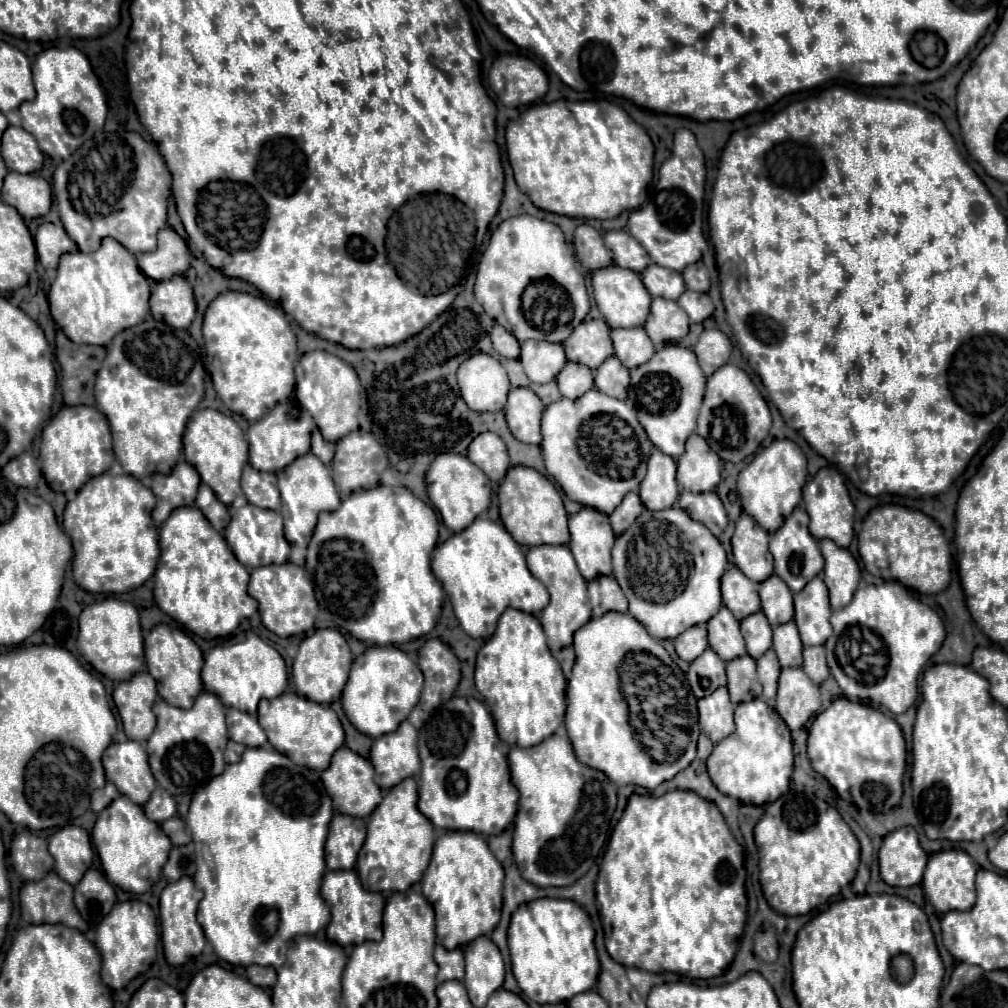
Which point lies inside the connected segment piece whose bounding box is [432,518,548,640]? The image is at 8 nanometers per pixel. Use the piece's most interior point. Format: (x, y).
(483, 571)

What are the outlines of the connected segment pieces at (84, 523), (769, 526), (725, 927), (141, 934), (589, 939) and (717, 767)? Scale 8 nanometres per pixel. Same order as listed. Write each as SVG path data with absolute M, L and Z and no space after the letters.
M100 474L78 490L78 496L66 504L62 526L74 546L72 572L80 588L88 592L128 592L154 574L160 556L158 532L150 518L154 506L152 490L128 474Z
M774 440L770 446L762 448L738 476L742 510L752 514L752 518L756 518L766 532L778 530L784 518L788 518L788 514L792 514L792 510L798 506L806 476L806 458L802 450L792 440Z
M672 790L672 792L666 792L662 796L632 794L628 798L628 806L626 806L620 822L616 824L616 828L610 836L608 850L604 854L604 862L602 862L602 868L600 868L600 874L596 880L596 900L601 923L604 926L604 942L606 942L608 954L624 966L642 968L648 972L671 972L680 976L690 976L690 978L702 978L702 980L720 976L730 966L730 962L738 950L740 936L744 932L746 908L748 908L746 892L744 892L744 880L746 880L746 870L742 864L742 846L732 836L728 824L724 822L722 814L714 802L700 798L692 790Z
M140 900L118 902L110 914L100 922L96 930L96 948L102 956L102 978L112 990L122 990L132 978L146 972L146 968L156 960L156 948L160 944L158 920L152 908Z
M538 898L520 904L508 926L508 948L518 986L538 1004L568 1002L596 984L600 962L594 948L594 928L588 914L572 900Z
M760 698L742 702L734 712L736 730L714 746L708 758L708 774L714 786L744 804L768 804L774 802L784 790L788 790L794 754L792 738L786 722Z

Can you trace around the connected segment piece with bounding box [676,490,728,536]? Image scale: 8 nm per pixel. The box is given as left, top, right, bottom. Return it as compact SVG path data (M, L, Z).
M680 492L680 498L676 502L682 510L688 512L688 516L696 522L702 522L714 536L720 536L722 530L728 524L726 510L718 498L716 492Z

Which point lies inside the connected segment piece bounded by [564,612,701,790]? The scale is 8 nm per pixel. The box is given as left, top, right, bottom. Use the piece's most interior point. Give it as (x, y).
(596, 714)

